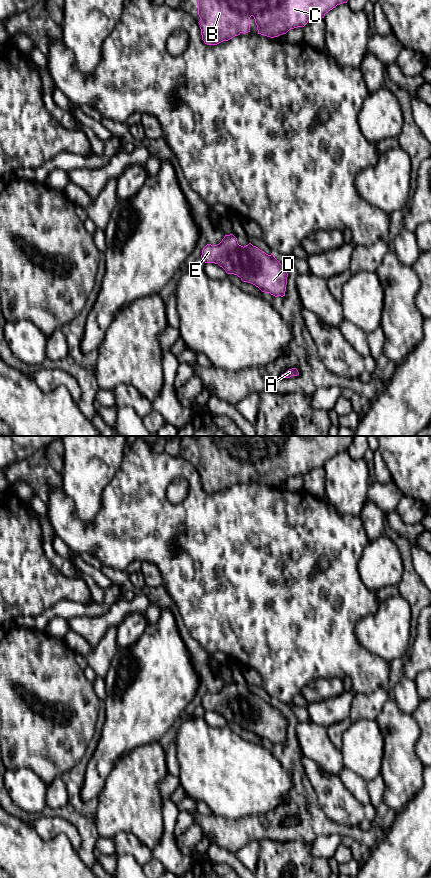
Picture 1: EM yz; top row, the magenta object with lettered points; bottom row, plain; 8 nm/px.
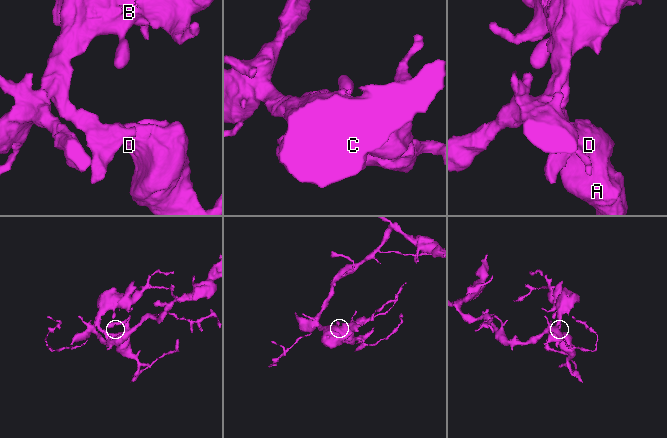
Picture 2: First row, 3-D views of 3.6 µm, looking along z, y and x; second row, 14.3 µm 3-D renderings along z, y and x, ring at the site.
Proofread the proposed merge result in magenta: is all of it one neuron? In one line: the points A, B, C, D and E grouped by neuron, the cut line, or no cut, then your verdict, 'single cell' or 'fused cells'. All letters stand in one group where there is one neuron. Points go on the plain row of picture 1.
groups A B C D E; cut none; single cell

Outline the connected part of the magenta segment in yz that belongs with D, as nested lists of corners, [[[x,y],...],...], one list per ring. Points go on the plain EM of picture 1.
[[[233,682],[225,683],[217,693],[207,692],[202,698],[201,706],[205,711],[218,712],[227,722],[237,723],[243,730],[255,733],[262,740],[270,741],[275,745],[285,744],[288,721],[280,709],[274,705],[273,701],[268,703],[251,691],[244,695],[239,693]]]

